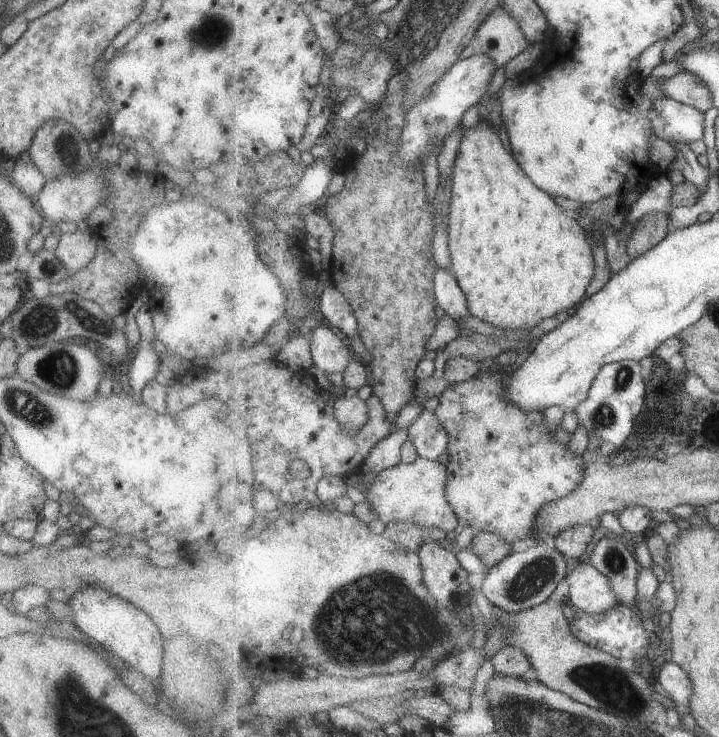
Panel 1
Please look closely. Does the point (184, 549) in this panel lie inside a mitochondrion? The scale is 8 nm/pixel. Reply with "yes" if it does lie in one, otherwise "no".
no

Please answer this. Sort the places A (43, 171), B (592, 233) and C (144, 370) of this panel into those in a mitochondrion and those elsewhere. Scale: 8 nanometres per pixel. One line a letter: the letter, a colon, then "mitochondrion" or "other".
A: other
B: other
C: other

